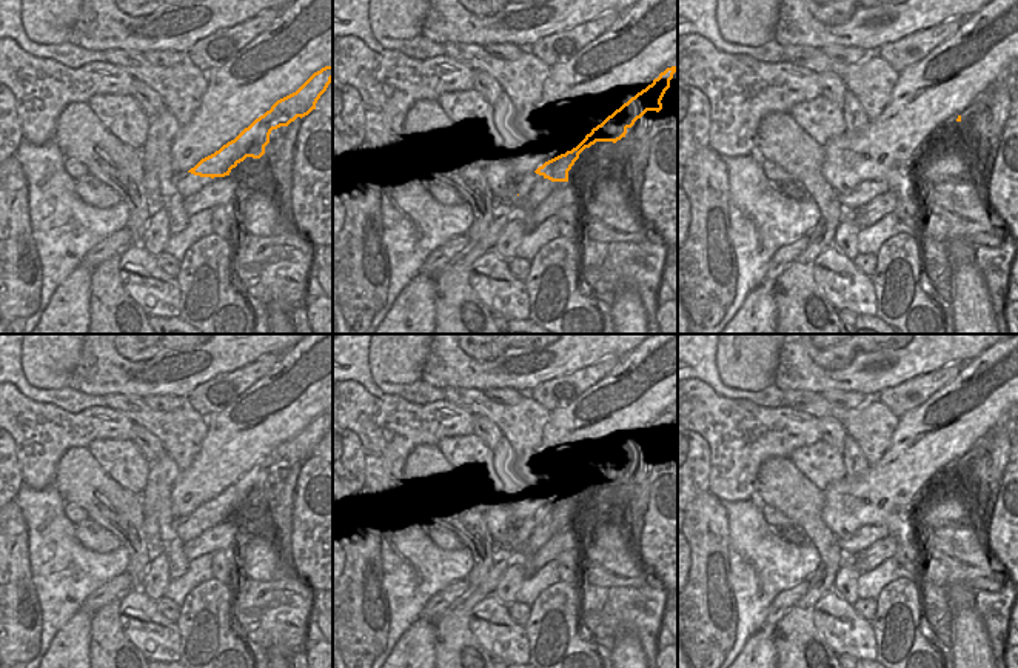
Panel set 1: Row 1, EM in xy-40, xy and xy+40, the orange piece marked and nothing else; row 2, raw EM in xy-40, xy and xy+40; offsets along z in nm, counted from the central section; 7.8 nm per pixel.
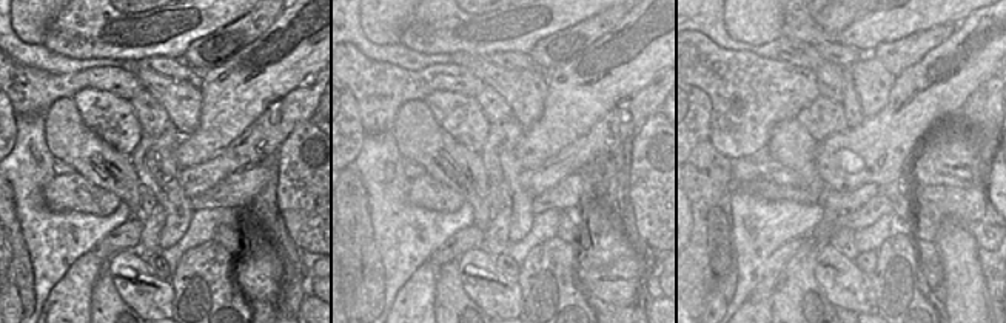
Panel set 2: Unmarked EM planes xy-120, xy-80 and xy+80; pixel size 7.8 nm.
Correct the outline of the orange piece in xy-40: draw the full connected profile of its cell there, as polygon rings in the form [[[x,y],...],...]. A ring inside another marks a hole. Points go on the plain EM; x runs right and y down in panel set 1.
[[[333,411],[314,417],[296,437],[277,445],[270,456],[256,463],[234,485],[202,503],[188,517],[200,522],[225,522],[246,502],[260,503],[273,474],[288,471],[308,460],[333,425]]]

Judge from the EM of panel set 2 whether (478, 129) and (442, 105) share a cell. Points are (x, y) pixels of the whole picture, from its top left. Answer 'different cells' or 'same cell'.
same cell

